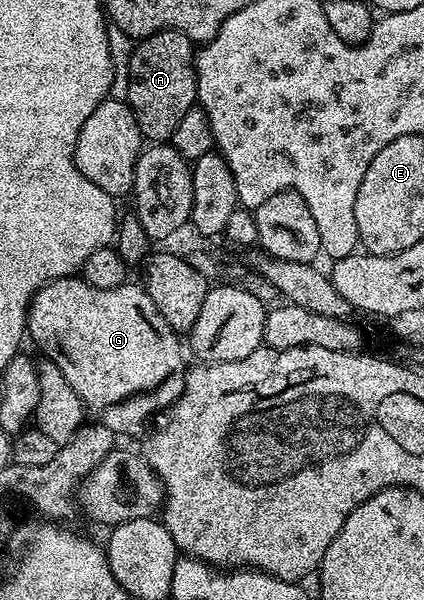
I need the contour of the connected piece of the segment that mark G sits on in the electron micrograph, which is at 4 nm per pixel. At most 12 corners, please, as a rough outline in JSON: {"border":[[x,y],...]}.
{"border":[[42,285],[26,336],[98,424],[144,432],[183,393],[143,287]]}

